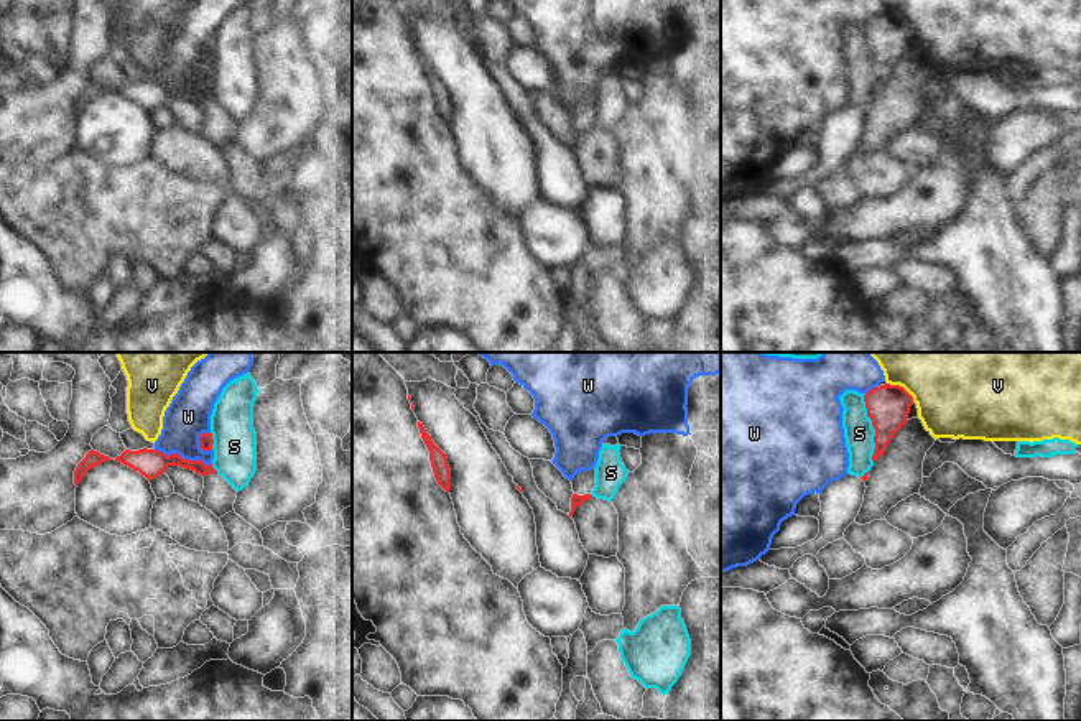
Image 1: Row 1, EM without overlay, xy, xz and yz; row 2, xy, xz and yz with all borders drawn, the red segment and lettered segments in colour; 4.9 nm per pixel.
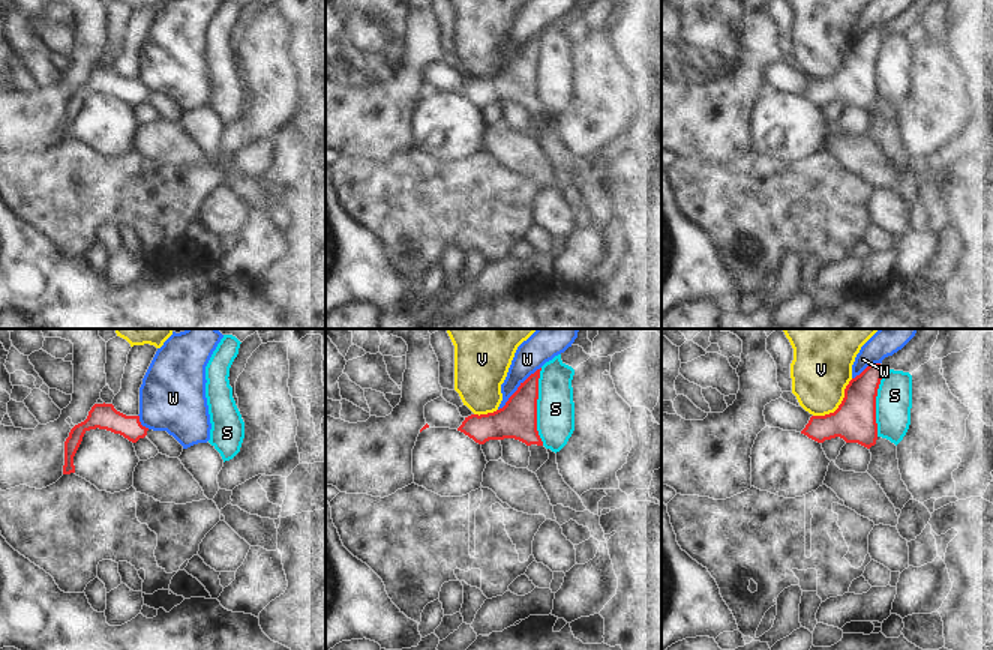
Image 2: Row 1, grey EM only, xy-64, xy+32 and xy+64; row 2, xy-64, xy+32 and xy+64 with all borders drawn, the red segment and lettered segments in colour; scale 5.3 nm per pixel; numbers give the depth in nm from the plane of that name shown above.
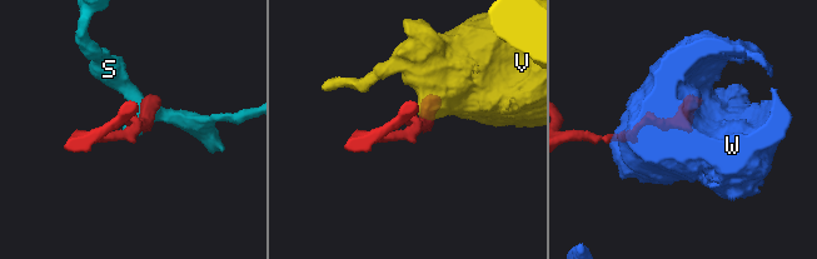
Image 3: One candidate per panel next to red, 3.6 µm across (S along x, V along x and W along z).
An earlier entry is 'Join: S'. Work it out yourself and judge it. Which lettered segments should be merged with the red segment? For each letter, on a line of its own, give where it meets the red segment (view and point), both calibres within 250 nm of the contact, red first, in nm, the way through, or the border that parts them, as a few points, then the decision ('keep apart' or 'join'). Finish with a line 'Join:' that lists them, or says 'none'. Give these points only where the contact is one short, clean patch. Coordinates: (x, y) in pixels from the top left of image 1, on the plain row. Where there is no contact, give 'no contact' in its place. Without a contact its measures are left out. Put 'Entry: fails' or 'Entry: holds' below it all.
S: yz (874, 60) | 200/150 nm | keep apart
V: yz (902, 18) | 200/320 nm | keep apart
W: xy (181, 89) | 140/220 nm | keep apart
Join: none
Entry: fails

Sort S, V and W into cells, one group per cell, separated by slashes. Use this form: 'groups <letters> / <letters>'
groups S / V / W

